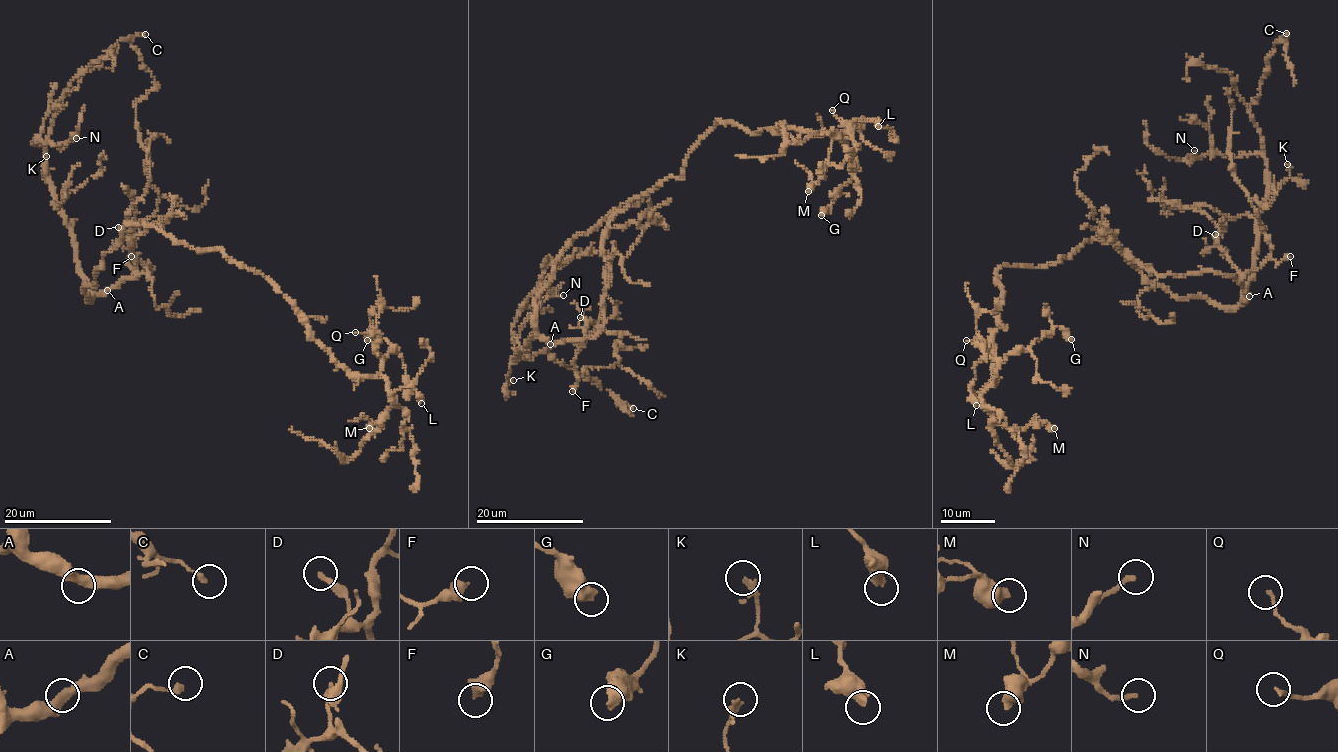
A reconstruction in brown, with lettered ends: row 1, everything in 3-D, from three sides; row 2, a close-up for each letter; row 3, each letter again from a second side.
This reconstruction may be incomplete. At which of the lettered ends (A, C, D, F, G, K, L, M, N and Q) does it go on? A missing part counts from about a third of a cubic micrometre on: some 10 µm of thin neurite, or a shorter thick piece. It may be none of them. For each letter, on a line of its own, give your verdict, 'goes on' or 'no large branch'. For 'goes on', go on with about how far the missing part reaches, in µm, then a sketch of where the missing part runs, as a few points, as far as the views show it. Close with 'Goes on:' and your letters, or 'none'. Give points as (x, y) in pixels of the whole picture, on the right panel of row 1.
A: goes on | 140 µm
C: no large branch
D: no large branch
F: no large branch
G: no large branch
K: no large branch
L: no large branch
M: no large branch
N: no large branch
Q: no large branch
Goes on: A

